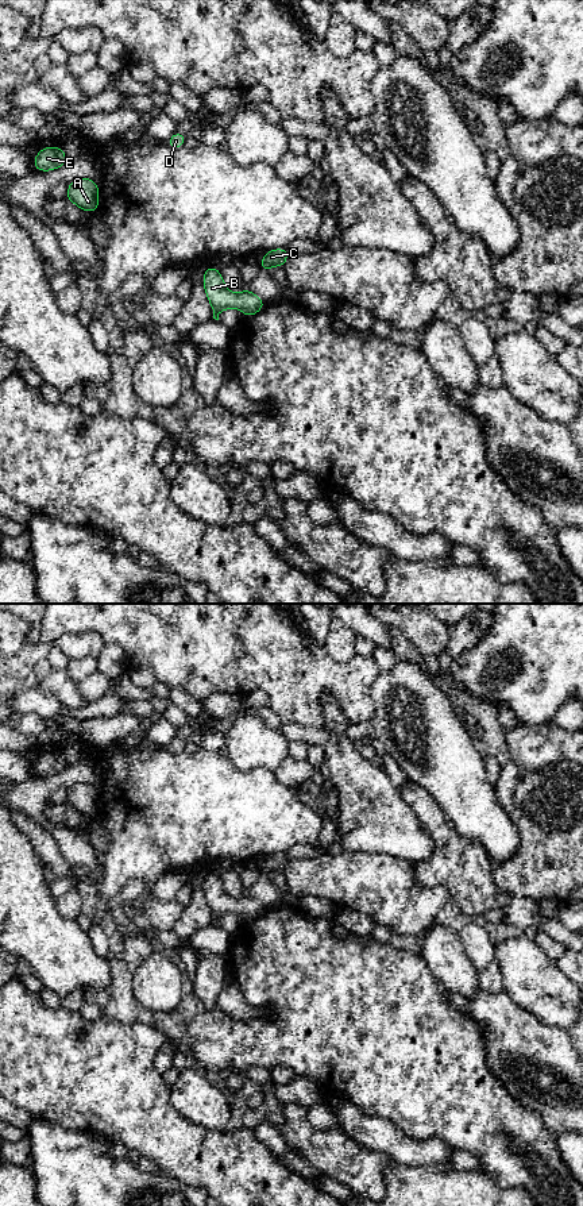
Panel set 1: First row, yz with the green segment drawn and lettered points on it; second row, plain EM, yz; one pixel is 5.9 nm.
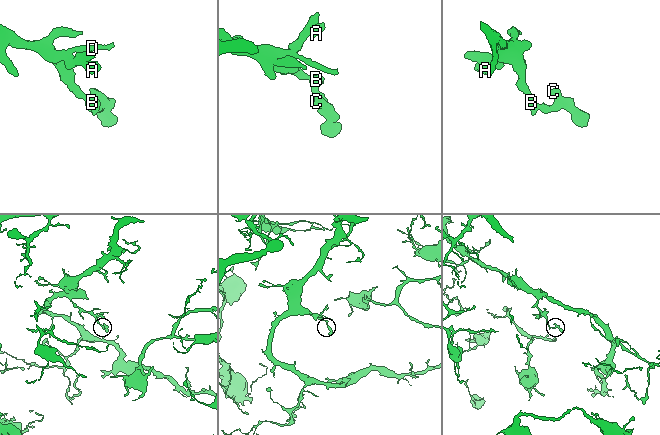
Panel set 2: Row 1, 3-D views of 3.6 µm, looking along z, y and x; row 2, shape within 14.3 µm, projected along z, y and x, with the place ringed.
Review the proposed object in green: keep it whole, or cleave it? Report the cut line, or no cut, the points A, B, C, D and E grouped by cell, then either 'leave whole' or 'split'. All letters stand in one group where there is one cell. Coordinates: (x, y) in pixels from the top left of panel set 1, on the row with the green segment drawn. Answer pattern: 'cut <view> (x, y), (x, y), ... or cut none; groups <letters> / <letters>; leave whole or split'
cut none; groups A B C D E; leave whole

